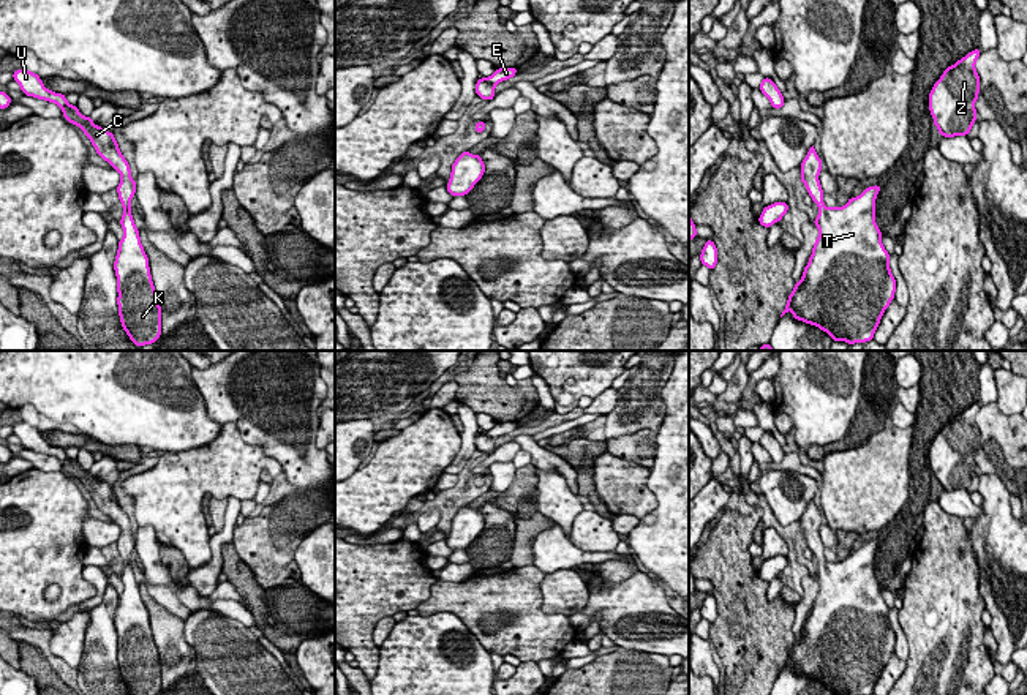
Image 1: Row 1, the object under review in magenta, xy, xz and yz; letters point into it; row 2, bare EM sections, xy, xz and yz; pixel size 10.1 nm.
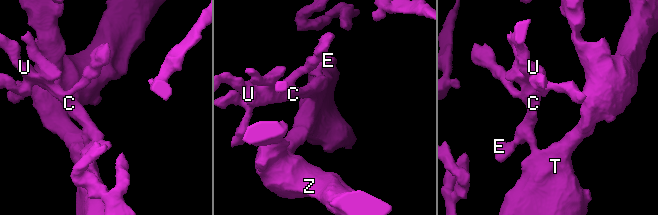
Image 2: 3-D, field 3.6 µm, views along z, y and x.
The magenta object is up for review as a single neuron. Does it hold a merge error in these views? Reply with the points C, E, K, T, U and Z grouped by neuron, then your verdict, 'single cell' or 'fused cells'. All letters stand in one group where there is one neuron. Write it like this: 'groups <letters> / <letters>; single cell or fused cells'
groups C E K T U Z; single cell

